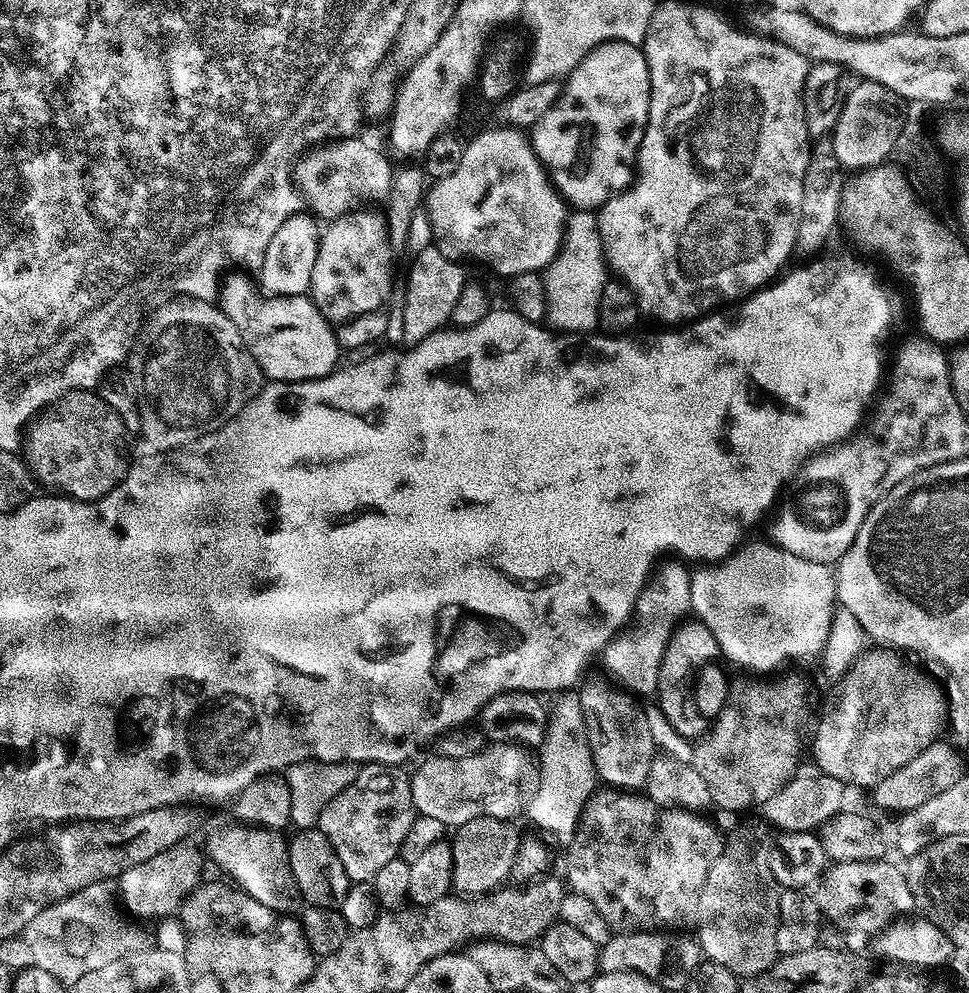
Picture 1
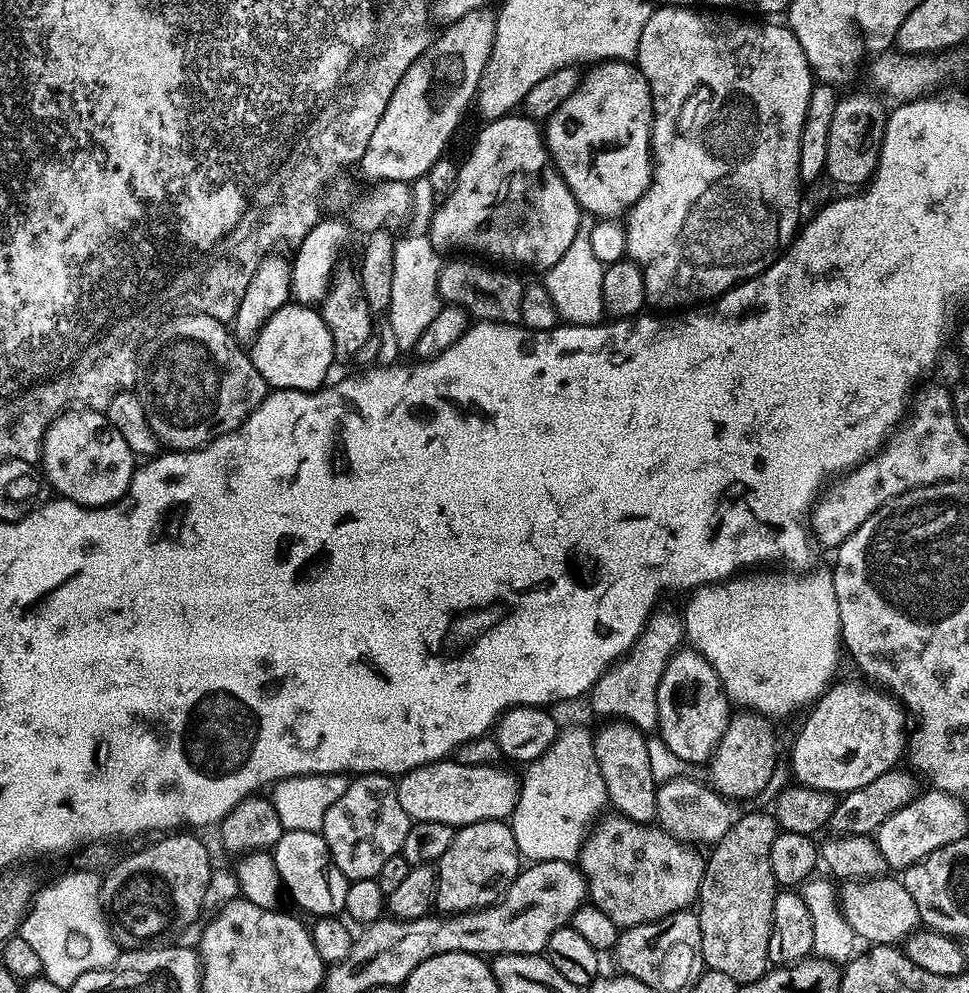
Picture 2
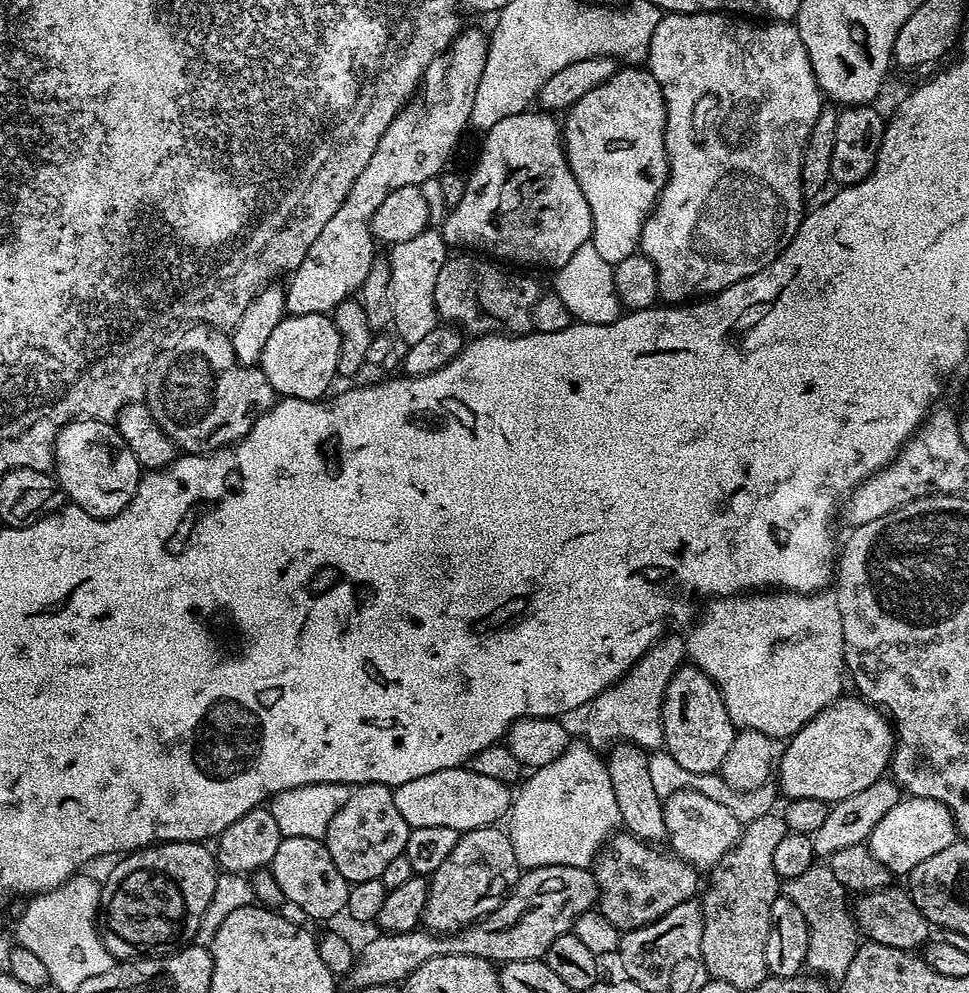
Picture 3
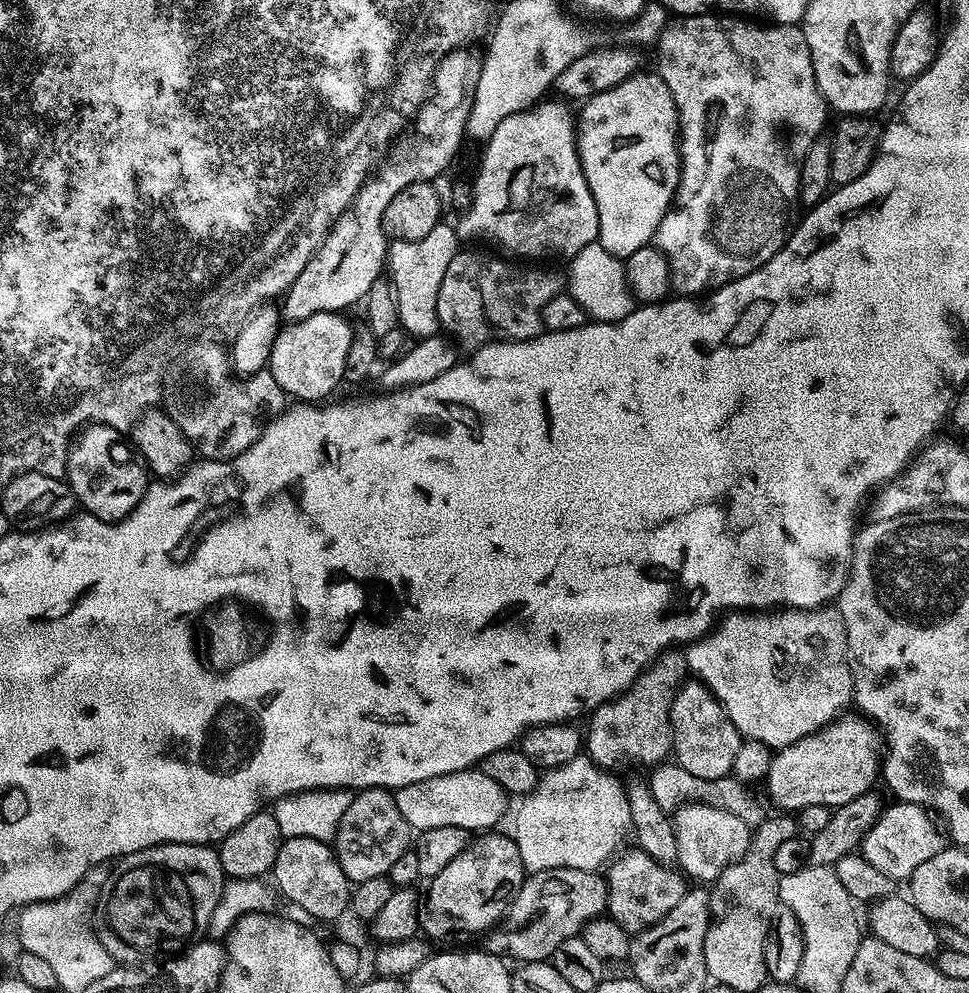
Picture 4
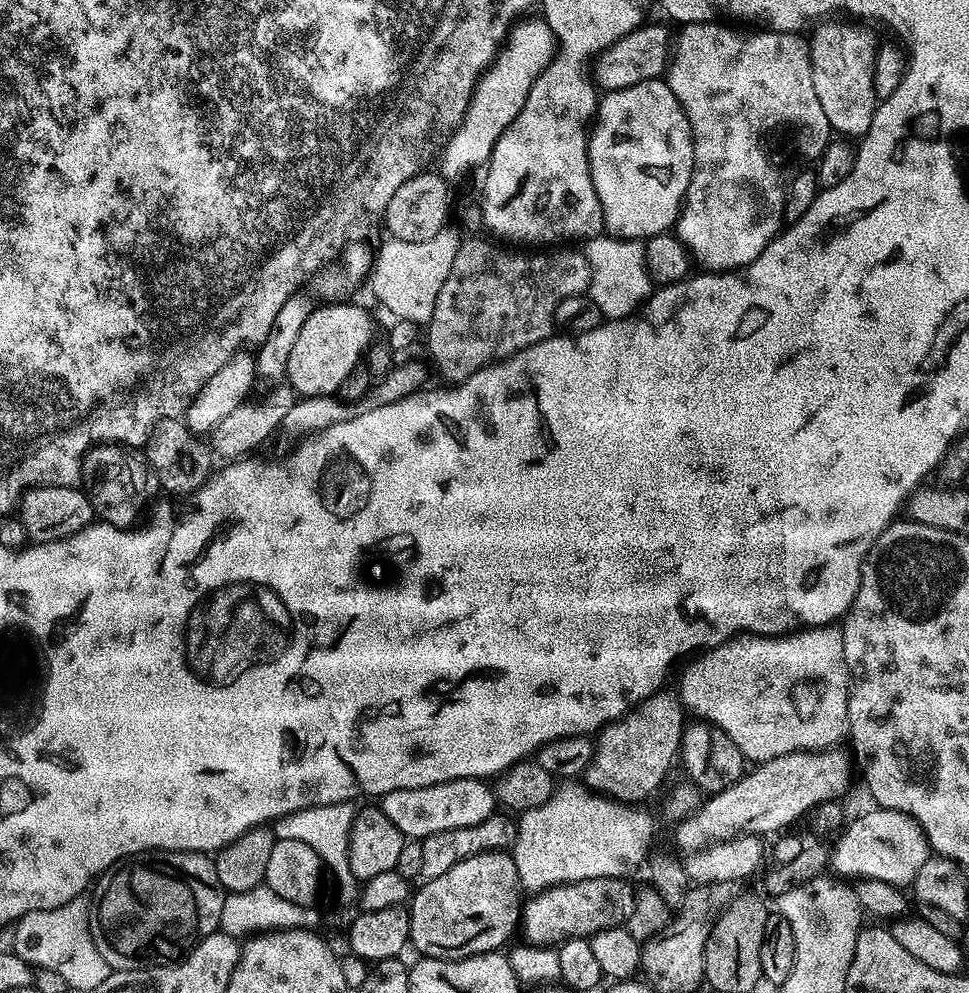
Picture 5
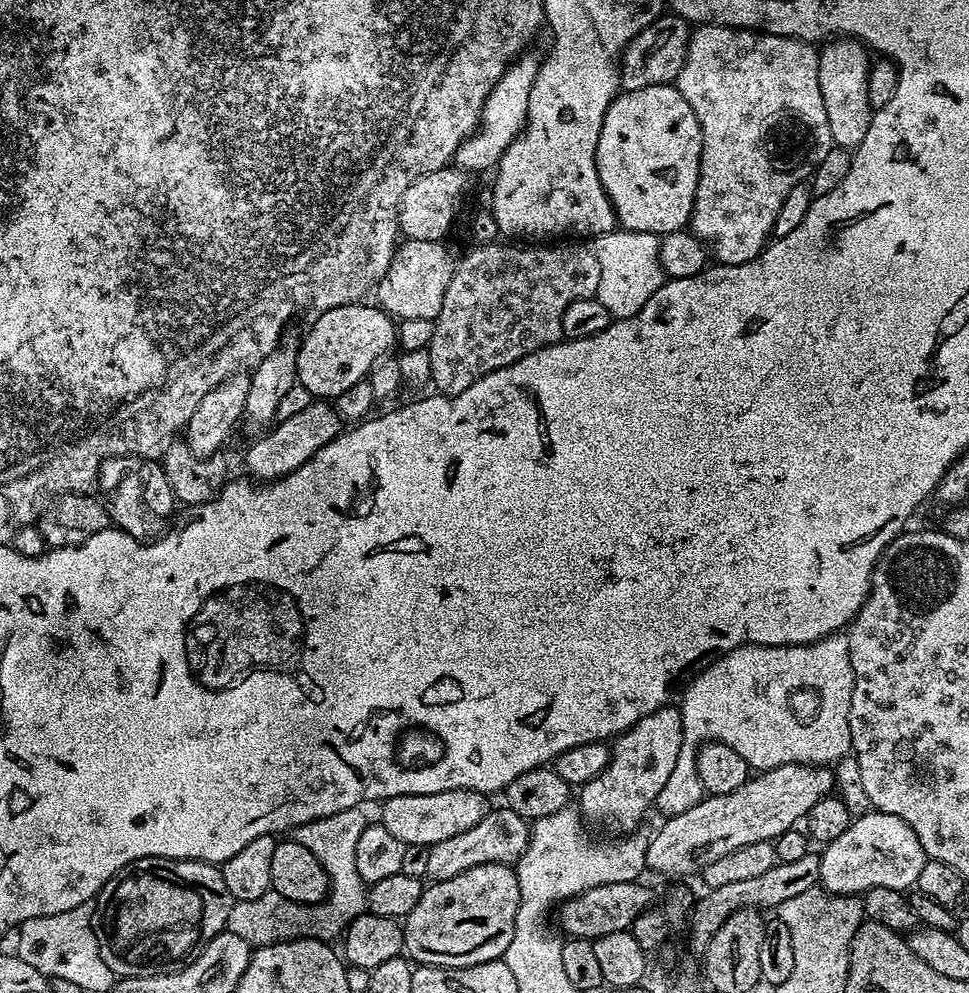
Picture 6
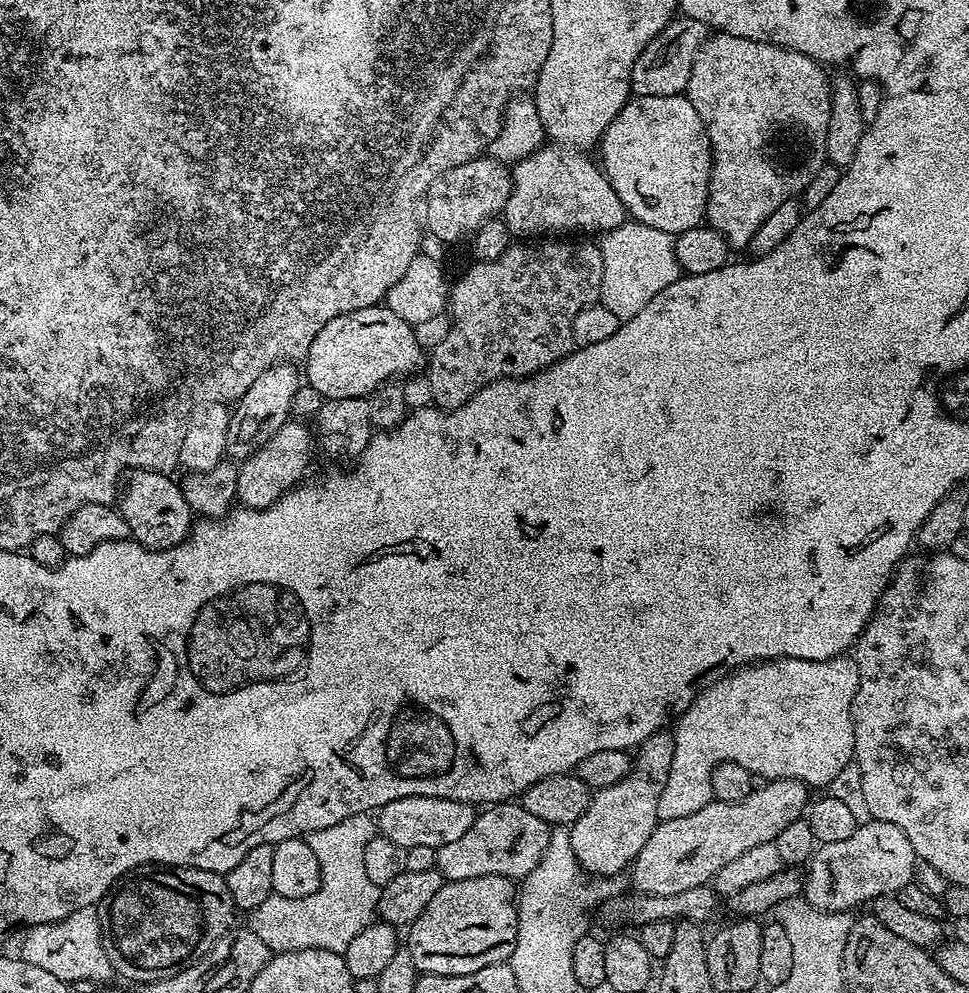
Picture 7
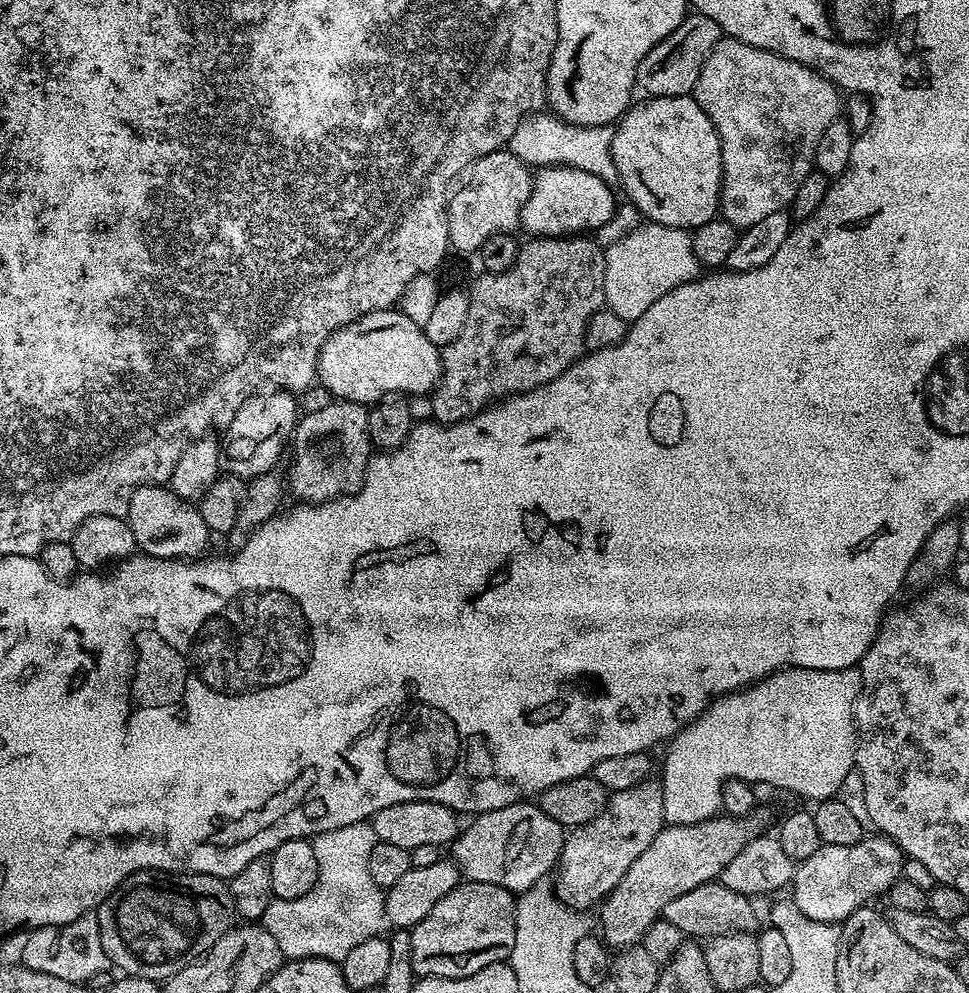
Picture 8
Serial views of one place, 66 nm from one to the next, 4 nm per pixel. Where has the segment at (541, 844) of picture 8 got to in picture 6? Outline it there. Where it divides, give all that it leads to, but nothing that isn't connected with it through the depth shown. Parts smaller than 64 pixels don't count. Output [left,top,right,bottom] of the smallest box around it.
[426,806,529,881]

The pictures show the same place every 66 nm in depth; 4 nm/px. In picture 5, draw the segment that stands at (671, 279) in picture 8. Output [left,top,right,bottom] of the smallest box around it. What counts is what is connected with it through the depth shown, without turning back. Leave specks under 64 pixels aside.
[582,234,654,320]

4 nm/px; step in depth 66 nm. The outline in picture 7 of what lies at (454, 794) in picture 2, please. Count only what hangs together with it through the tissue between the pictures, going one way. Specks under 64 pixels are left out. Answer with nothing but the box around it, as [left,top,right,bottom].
[378,798,477,849]

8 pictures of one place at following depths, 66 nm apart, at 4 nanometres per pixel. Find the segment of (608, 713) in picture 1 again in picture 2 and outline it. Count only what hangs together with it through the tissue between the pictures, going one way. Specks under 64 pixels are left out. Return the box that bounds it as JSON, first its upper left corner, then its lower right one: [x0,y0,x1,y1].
[592,719,658,824]

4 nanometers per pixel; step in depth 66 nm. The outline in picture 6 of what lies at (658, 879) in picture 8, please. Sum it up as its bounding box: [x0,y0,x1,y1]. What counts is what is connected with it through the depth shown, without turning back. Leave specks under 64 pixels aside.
[647,764,832,878]

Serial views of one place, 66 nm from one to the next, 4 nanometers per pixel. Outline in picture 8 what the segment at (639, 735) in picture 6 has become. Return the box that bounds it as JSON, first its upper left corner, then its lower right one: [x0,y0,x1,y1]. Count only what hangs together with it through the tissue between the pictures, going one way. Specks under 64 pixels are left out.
[554,778,664,910]

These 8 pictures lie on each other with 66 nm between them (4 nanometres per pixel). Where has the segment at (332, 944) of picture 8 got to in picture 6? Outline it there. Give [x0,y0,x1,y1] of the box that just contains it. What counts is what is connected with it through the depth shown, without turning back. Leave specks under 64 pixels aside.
[227,807,370,946]

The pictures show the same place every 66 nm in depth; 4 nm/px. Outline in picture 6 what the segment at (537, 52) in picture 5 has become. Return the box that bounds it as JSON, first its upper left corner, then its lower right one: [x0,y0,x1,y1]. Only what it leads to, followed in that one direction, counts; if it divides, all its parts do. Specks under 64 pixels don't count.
[454,55,542,174]

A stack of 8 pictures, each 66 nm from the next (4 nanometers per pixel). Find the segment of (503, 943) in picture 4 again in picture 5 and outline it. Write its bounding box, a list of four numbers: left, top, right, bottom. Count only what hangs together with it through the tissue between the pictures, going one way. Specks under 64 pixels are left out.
[522,876,634,946]

